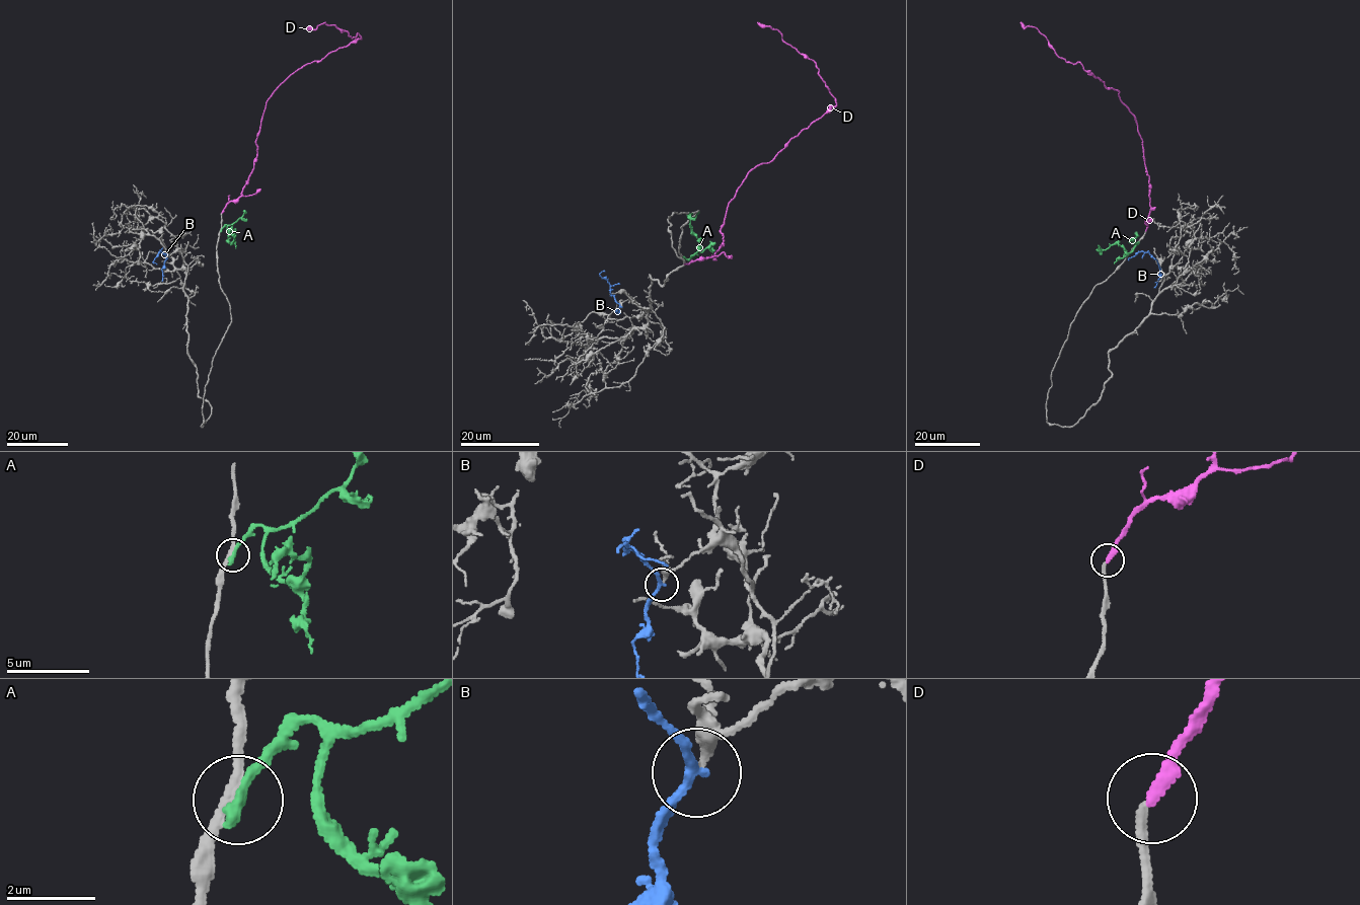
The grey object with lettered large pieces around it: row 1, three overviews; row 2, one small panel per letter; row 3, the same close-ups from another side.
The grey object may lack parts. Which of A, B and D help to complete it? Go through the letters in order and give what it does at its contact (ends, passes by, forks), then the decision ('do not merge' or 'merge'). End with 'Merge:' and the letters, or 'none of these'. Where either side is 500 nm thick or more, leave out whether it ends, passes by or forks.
A: it ends there; do not merge
B: it passes by; do not merge
D: it ends there; do not merge
Merge: none of these

